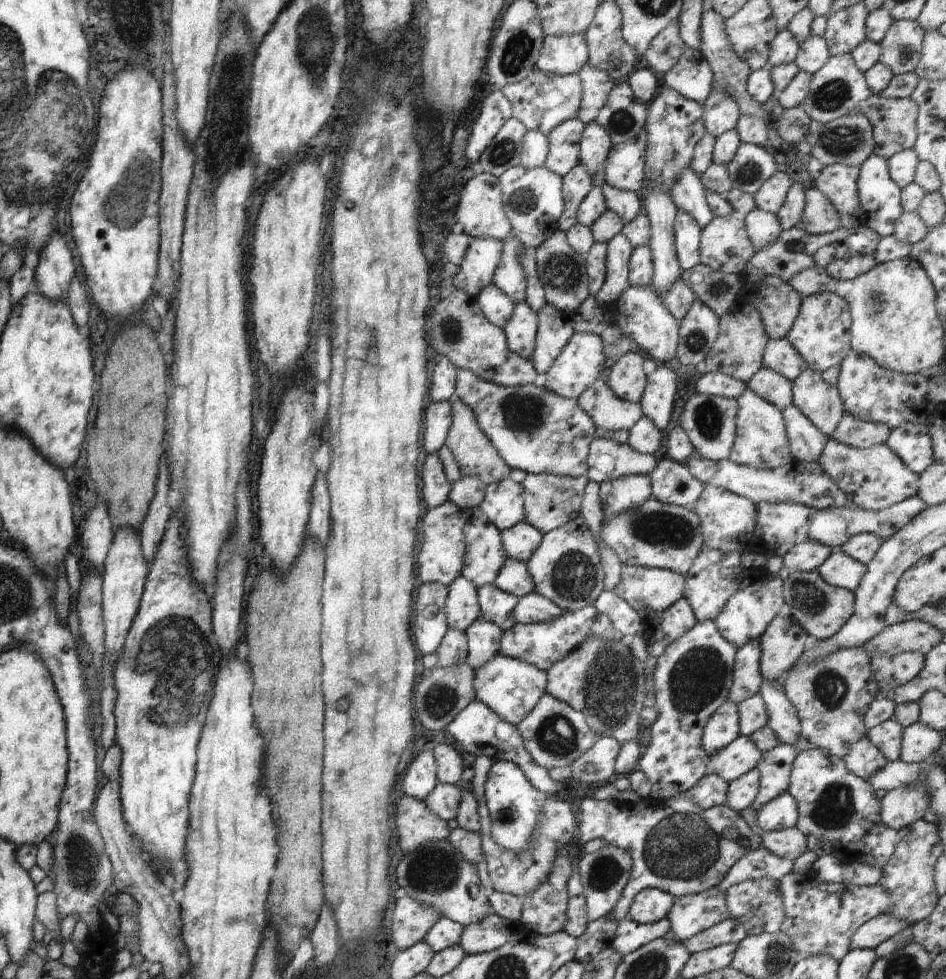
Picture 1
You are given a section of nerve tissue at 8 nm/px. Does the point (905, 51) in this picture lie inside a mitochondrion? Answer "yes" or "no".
yes

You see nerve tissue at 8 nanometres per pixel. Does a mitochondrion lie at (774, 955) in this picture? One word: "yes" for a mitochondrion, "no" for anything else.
yes

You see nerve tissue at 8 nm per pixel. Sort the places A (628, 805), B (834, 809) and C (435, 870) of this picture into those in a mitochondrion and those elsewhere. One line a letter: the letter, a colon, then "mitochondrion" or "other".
A: other
B: mitochondrion
C: mitochondrion

